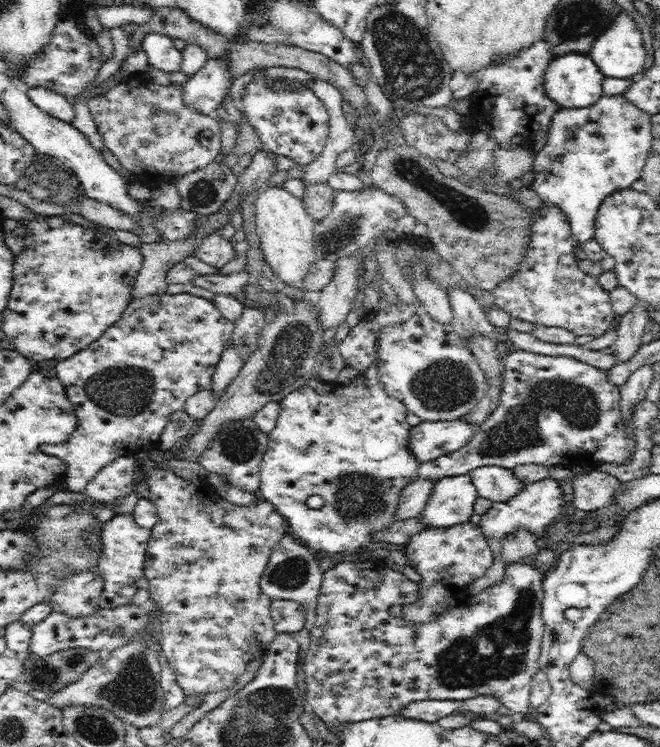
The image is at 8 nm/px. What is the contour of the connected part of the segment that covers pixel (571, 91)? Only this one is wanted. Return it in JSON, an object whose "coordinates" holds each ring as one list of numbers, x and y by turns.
{"coordinates":[[568,53,553,56,546,64,543,79,544,95,558,108,580,108,594,104,602,96,602,81,605,77,600,73,589,53]]}

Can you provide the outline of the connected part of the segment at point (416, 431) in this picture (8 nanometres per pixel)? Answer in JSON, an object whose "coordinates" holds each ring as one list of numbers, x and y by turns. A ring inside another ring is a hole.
{"coordinates":[[422,421,409,429,407,452,419,464,438,459,461,448,475,432,475,428,461,422]]}

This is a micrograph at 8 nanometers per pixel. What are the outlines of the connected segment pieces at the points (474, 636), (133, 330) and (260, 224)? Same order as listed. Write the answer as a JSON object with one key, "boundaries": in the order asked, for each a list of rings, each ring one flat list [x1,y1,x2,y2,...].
{"boundaries":[[[503,558,503,562,505,564,502,580,494,582,492,586,488,586,481,593,472,595,470,600,462,602,462,614,460,614,460,609,454,605,445,612,445,615,439,621,423,625,414,625,405,620,398,620,388,613,388,608,392,604,404,604,410,602,412,598,416,598,416,582,406,578,400,571,385,567,383,560,374,559,364,562,342,561,339,564,335,564,333,568,323,571,317,600,317,619,315,620,314,628,311,630,309,636,310,644,306,652,306,657,303,660,305,664,305,681,307,682,306,700,312,706,313,712,322,721,344,724,344,722,358,722,360,720,394,715,402,705,409,704,414,700,423,700,424,698,464,702,464,700,472,700,472,698,476,698,477,696,492,696,500,703,500,706,508,707,513,714,518,716,524,715,530,706,531,682,533,676,539,670,539,658,542,652,541,646,545,630,544,621,541,619,544,574,536,568,533,558,513,562,508,562]],[[152,292,152,294,140,294,132,299,132,302,126,307,124,314,120,317,118,322,112,324,112,326,106,329,106,332,102,336,98,336,96,340,93,340,86,348,79,350,76,354,69,356,64,360,54,362,56,369,56,377,62,383,66,396,72,403,73,412,75,413,77,424,76,430,71,435,71,438,65,443,61,444,60,448,49,443,43,446,44,452,48,455,55,454,59,457,64,464,67,465,66,476,64,477,64,483,69,491,84,492,86,486,96,478,102,472,104,467,108,464,116,462,120,458,135,457,140,452,149,453,160,444,160,440,166,426,169,424,172,416,176,415,180,410,184,409,184,403,190,396,196,393,206,390,210,386,210,378,220,354,222,354,222,348,226,344,226,340,231,338,231,334,234,330,234,323,232,320,228,320,219,310,216,305,206,298,189,294,188,292,182,292,180,294,166,294,165,292]],[[266,184,257,193,254,205,255,230,259,234,262,250,268,264,277,276,291,286,300,286,302,276,316,258,312,255,313,227,311,220,304,210,300,198,294,196,280,185]]]}

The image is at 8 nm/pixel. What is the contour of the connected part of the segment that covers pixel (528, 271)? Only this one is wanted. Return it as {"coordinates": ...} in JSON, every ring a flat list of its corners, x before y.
{"coordinates":[[548,200,543,203,542,208,524,209,531,222,524,256,512,274,490,288,494,304,510,316,533,325,566,329,575,337,598,337,610,329,615,320,609,292,598,283,598,278,580,268,576,248,580,248,581,243,573,235,567,214]]}

